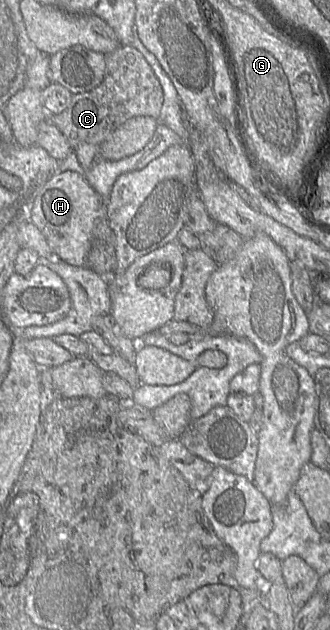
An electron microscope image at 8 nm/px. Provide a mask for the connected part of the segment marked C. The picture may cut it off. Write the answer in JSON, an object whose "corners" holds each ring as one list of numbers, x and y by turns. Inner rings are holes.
{"corners":[[120,45,113,52,105,55,105,76,100,85,88,92,73,94,68,107,57,115,49,115,51,122,65,136,74,150,83,142,99,145,113,130,126,120,135,116,150,116,159,118,164,94,159,80,143,55,132,46]]}

